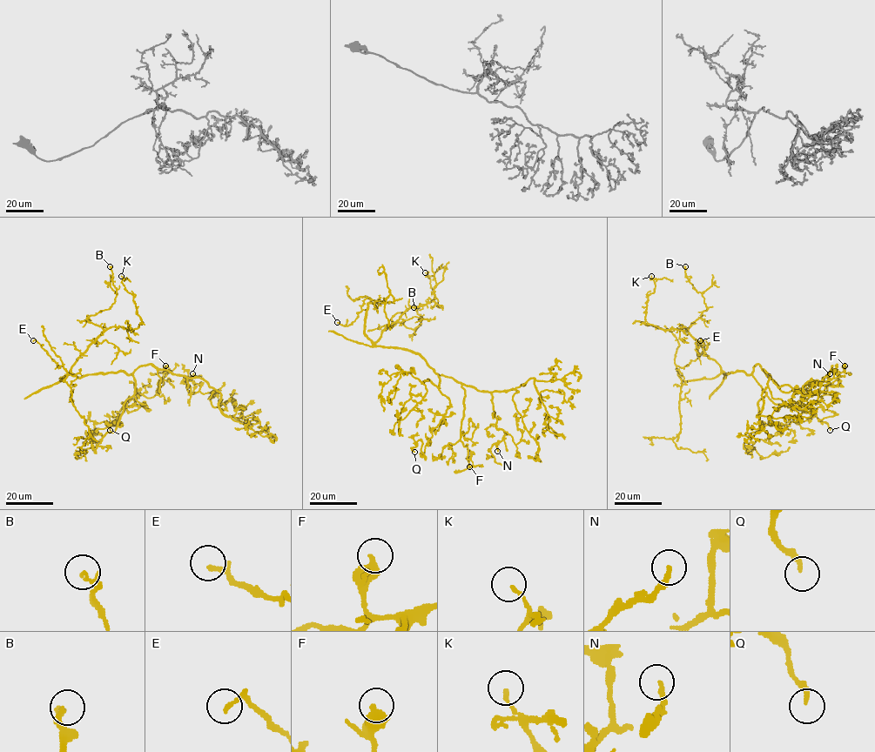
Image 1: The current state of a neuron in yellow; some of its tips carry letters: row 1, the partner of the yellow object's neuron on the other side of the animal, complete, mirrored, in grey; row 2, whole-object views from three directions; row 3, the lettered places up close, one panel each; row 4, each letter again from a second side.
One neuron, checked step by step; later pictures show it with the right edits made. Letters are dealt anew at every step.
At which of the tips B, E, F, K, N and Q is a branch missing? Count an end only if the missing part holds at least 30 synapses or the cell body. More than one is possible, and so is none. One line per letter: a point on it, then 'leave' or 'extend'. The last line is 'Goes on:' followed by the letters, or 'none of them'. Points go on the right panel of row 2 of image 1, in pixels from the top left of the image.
B: at (685, 266); leave
E: at (700, 340); leave
F: at (844, 365); leave
K: at (651, 276); leave
N: at (830, 373); leave
Q: at (830, 430); leave
Goes on: none of them

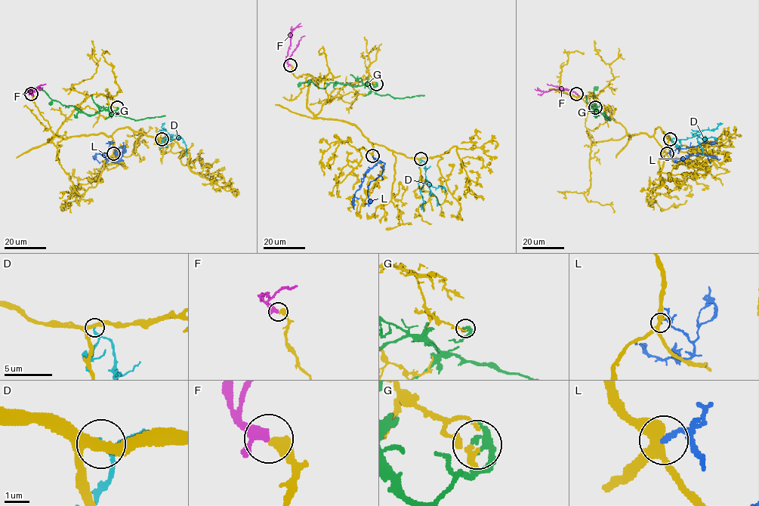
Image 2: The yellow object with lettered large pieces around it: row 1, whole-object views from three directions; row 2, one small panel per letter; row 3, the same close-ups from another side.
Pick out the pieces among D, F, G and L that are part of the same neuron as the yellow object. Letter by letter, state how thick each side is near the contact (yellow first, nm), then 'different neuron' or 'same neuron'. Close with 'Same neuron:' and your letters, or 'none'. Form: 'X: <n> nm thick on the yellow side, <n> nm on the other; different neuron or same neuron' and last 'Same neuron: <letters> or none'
D: 300 nm thick on the yellow side, 170 nm on the other; different neuron
F: 460 nm thick on the yellow side, 280 nm on the other; same neuron
G: 300 nm thick on the yellow side, 280 nm on the other; different neuron
L: 360 nm thick on the yellow side, 180 nm on the other; different neuron
Same neuron: F

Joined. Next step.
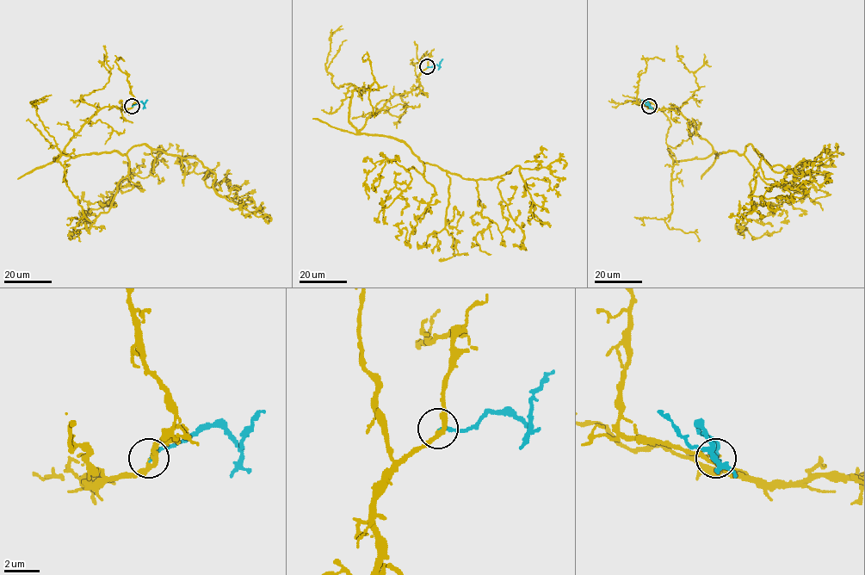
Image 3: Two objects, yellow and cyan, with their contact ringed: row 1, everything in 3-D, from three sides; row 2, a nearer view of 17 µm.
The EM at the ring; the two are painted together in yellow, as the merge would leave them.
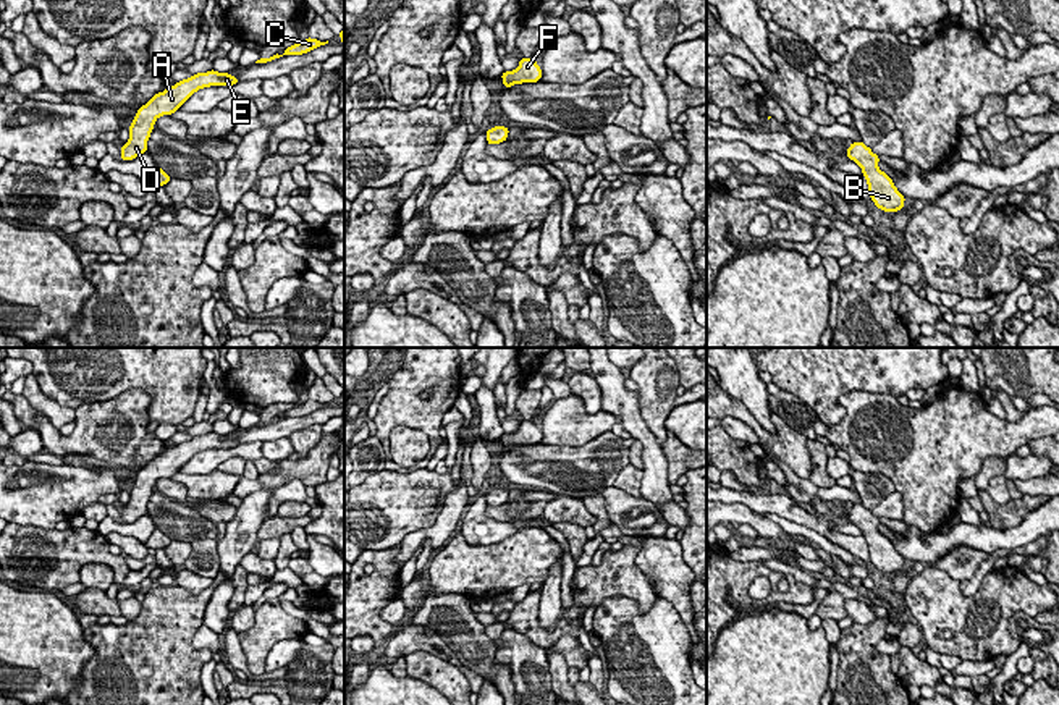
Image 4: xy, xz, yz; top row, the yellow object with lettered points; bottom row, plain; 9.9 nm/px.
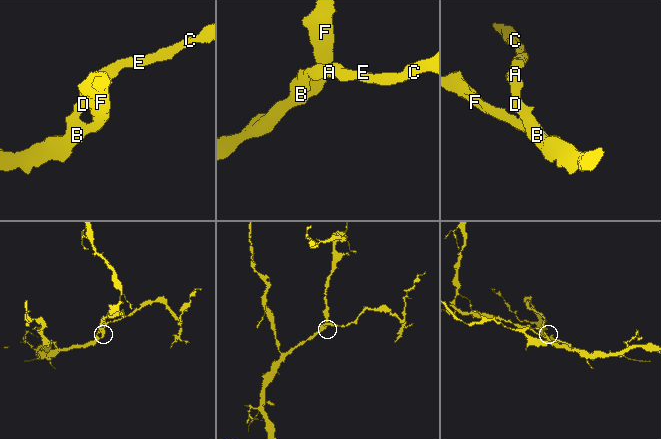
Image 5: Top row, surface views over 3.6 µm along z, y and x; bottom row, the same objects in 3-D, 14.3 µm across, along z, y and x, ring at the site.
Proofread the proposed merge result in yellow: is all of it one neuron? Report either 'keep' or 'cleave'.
keep

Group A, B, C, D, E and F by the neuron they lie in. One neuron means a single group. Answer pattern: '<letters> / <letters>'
A B C D E F

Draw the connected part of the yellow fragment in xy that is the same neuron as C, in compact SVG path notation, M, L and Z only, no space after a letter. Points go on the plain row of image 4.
M307 399L306 403L296 404L294 407L288 409L283 417L302 417L325 406L328 406L328 403L322 404L322 403Z

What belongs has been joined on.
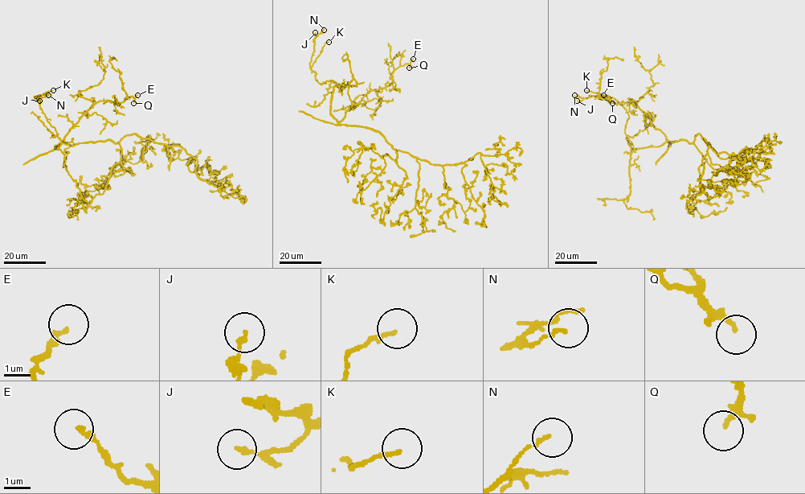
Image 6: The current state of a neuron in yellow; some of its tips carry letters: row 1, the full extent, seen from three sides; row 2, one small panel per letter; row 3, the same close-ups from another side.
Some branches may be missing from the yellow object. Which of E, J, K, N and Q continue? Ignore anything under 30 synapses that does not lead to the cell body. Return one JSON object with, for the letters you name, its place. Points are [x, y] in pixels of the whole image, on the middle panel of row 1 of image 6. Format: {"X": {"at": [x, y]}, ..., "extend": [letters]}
{"extend": []}

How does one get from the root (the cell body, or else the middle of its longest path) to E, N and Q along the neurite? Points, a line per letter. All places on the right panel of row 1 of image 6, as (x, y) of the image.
E: (676, 141), (670, 145), (666, 137), (652, 125), (634, 100), (615, 103), (603, 95)
N: (676, 141), (670, 145), (665, 142), (657, 146), (632, 149), (625, 133), (628, 113), (614, 98), (574, 95)
Q: (676, 141), (670, 145), (666, 137), (652, 125), (634, 100), (615, 103), (608, 96), (612, 103)

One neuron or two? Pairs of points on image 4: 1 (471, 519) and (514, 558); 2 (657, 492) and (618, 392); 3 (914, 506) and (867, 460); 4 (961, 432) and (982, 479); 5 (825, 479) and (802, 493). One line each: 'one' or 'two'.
1: two
2: one
3: one
4: two
5: two

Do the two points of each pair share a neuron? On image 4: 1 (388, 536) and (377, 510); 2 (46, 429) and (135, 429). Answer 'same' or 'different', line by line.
1: same
2: same

